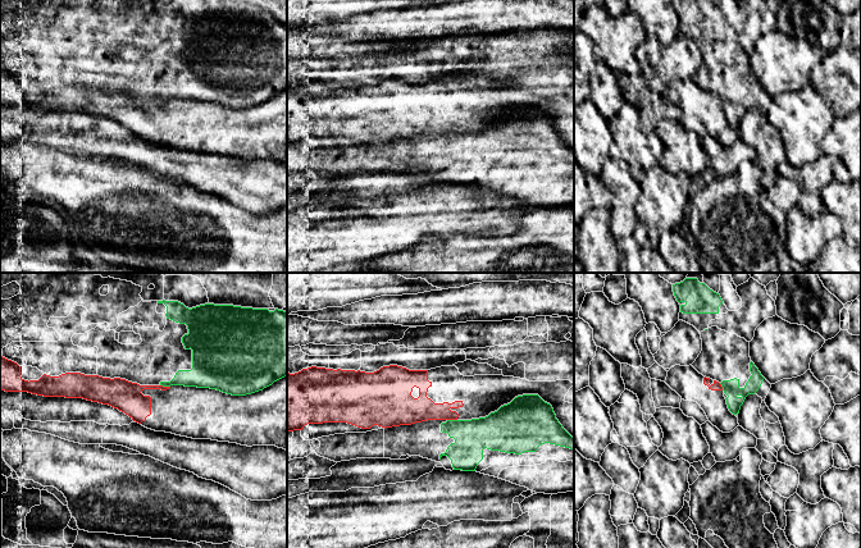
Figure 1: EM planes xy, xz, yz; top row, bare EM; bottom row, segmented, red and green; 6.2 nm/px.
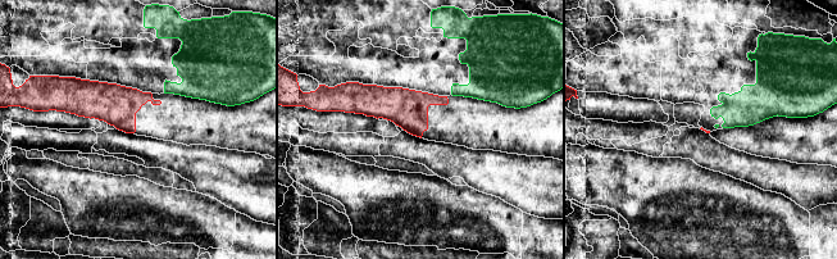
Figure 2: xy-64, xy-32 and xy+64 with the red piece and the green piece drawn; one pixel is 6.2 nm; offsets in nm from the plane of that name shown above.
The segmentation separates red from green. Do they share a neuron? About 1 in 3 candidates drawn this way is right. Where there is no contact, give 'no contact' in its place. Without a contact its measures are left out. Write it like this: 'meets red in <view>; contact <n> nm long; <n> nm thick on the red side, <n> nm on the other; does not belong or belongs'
meets red in xy; contact 70 nm long; 190 nm thick on the red side, 160 nm on the other; does not belong

